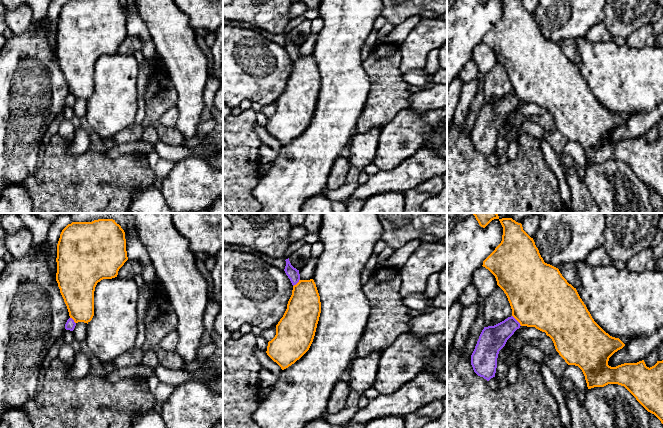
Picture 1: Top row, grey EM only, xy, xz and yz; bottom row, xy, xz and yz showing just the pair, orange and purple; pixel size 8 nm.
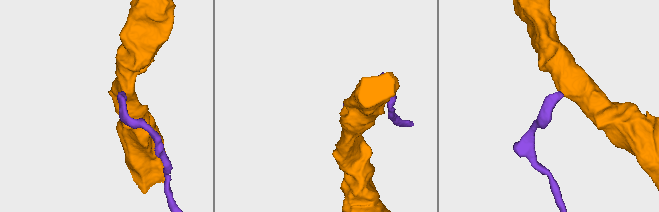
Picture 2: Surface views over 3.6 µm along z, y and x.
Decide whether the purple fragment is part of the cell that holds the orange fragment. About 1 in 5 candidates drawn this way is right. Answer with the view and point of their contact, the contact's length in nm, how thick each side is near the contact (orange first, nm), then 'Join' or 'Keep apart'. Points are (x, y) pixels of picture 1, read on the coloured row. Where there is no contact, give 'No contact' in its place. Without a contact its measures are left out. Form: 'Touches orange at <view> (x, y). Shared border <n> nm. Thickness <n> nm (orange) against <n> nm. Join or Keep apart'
Touches orange at yz (516, 319). Shared border 120 nm. Thickness 480 nm (orange) against 220 nm. Keep apart

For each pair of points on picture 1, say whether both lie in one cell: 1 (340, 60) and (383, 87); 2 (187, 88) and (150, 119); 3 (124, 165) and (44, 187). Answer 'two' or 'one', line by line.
1: two
2: two
3: one

